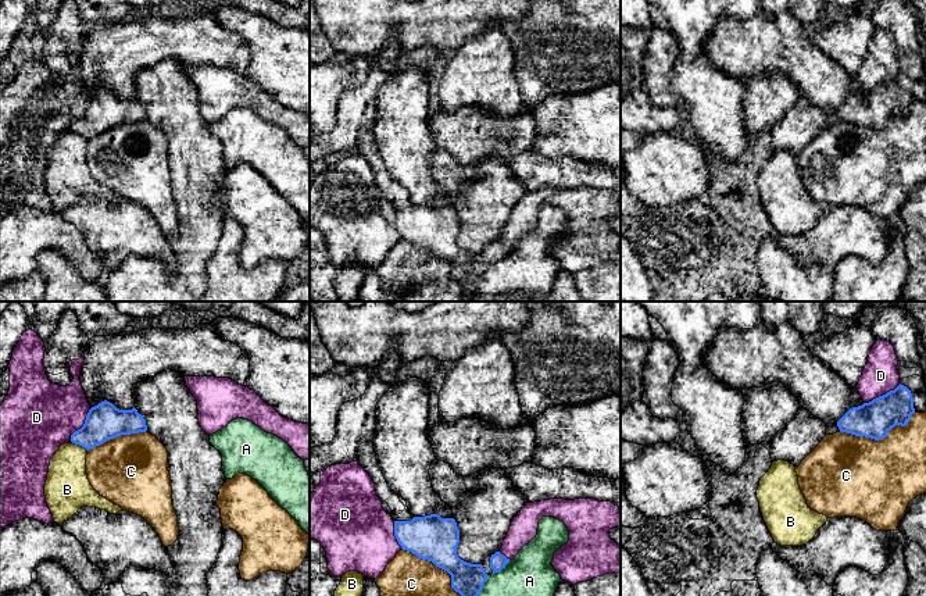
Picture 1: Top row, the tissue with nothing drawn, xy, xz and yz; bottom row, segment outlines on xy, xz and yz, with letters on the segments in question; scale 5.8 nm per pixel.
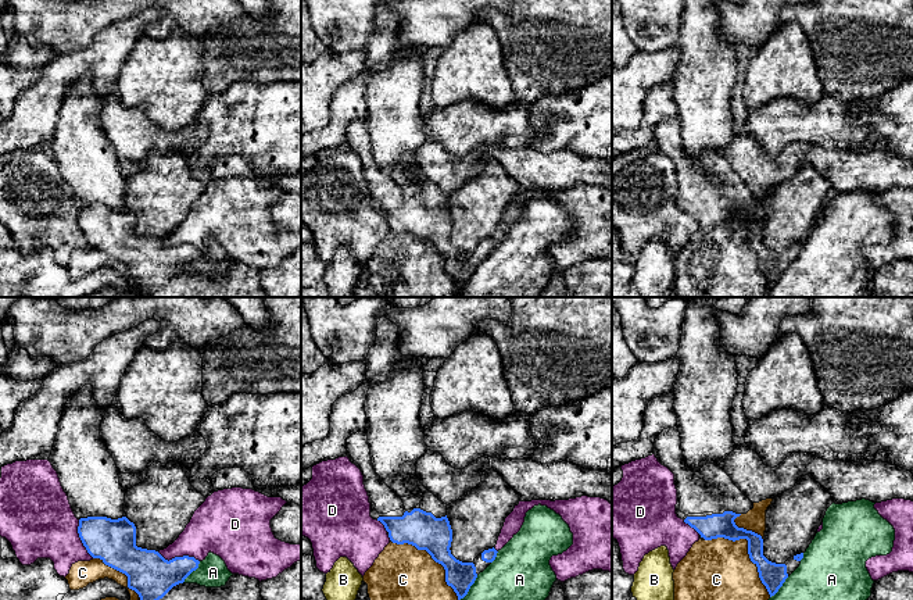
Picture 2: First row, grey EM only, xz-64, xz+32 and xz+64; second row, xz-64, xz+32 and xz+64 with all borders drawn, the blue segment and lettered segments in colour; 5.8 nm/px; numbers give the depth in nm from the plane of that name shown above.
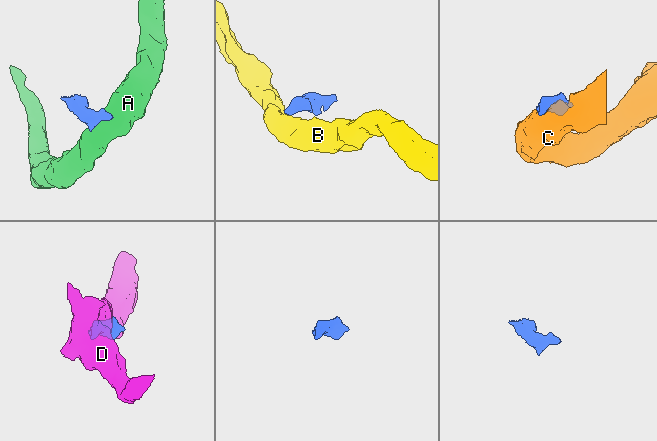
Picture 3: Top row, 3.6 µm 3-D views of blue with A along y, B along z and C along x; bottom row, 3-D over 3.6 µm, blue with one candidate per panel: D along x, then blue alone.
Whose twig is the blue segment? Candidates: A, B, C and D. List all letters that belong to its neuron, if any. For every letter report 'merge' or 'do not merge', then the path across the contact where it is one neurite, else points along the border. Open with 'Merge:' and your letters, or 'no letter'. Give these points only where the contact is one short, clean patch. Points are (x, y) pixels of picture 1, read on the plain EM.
Merge: no letter
A: do not merge; border along xz (510, 249), (499, 260), (493, 261)
B: do not merge; border along xy (72, 131), (86, 139)
C: do not merge
D: do not merge

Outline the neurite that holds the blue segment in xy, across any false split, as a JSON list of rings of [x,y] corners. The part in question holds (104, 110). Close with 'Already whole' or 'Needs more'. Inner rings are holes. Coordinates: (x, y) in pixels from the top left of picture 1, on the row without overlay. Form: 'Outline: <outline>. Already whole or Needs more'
Outline: [[[104,89],[89,99],[83,115],[71,124],[71,131],[90,139],[117,125],[146,119],[146,108],[135,96],[119,99]]]. Already whole

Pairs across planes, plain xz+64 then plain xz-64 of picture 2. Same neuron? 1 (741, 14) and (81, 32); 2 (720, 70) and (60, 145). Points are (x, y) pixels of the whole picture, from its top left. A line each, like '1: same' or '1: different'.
1: same
2: same

